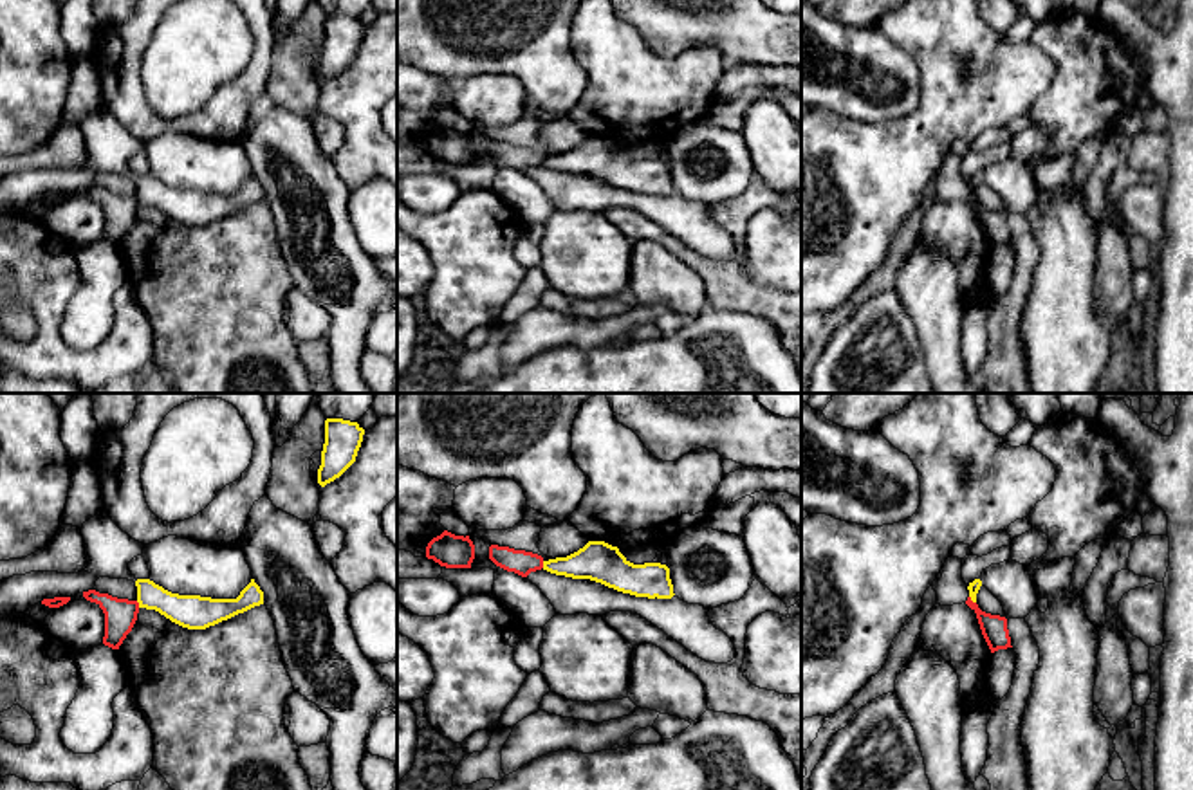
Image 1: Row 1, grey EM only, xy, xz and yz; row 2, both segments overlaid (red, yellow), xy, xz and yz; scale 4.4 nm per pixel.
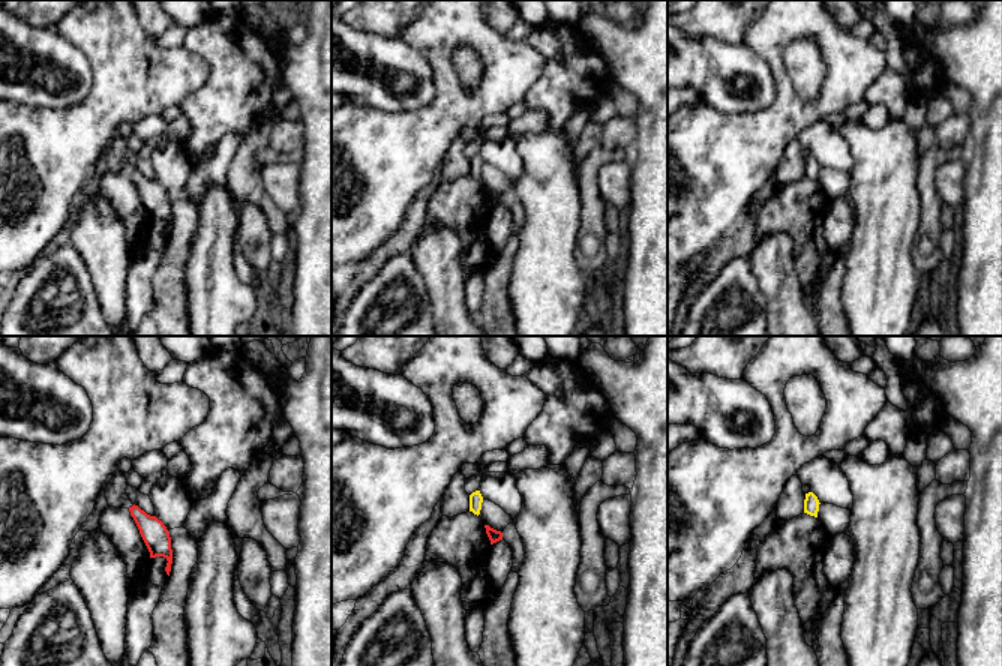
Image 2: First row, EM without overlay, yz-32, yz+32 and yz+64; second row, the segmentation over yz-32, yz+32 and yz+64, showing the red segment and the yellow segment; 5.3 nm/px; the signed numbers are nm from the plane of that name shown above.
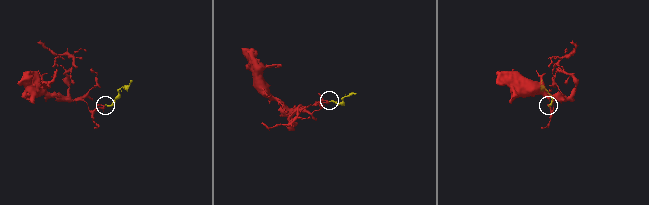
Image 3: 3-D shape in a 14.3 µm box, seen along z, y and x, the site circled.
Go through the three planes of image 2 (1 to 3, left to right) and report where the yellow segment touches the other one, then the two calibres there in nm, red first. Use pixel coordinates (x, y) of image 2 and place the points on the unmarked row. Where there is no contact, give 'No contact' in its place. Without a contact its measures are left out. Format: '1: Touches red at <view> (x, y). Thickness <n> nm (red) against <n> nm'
1: No contact
2: No contact
3: No contact

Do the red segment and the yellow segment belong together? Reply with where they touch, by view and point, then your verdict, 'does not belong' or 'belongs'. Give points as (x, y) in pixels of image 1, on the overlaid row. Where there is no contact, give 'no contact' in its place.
meets red in yz at (970, 599); does not belong

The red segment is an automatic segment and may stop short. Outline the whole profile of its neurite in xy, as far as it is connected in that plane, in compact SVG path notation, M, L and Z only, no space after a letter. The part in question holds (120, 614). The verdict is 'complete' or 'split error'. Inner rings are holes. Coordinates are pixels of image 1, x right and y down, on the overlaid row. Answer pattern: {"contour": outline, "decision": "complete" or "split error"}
{"contour": "M96 590L83 592L83 597L90 602L96 602L105 613L103 644L112 649L119 649L137 620L139 602L117 599Z", "decision": "complete"}

